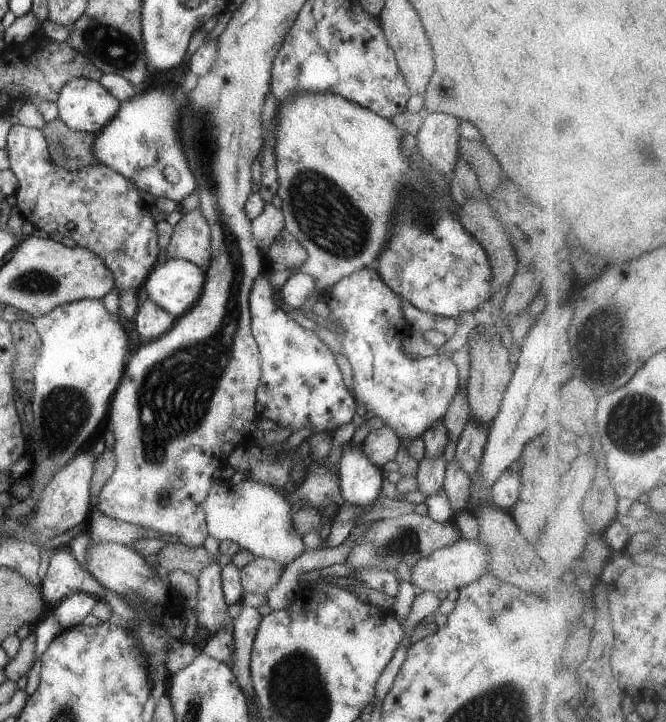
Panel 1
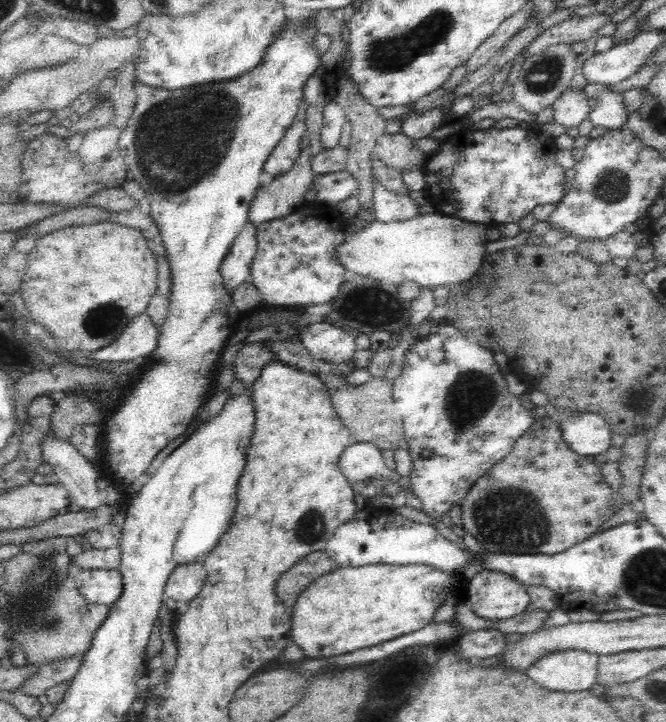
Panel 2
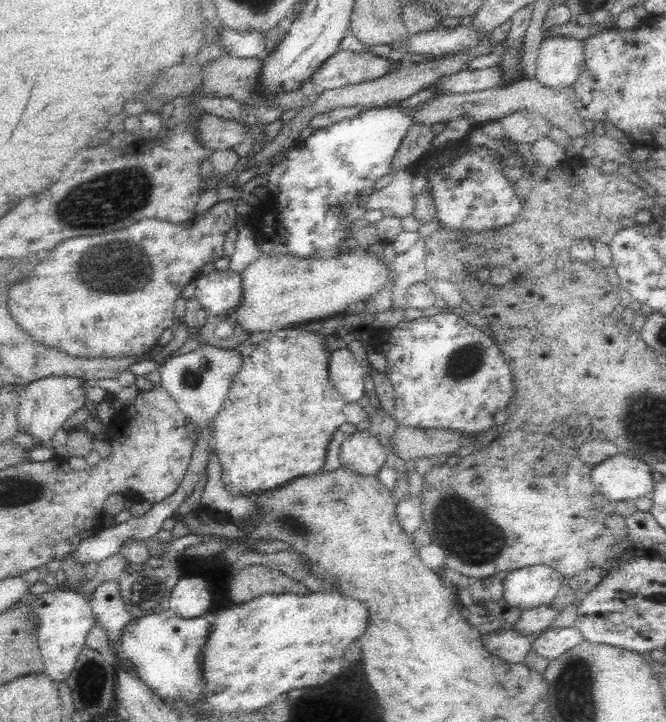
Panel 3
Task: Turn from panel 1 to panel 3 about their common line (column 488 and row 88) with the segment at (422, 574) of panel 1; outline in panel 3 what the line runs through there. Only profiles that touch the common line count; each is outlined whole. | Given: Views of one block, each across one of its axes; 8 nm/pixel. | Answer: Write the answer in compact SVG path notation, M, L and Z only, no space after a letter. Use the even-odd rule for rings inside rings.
M564 36L546 38L535 61L538 82L552 89L570 88L584 68L585 42Z

